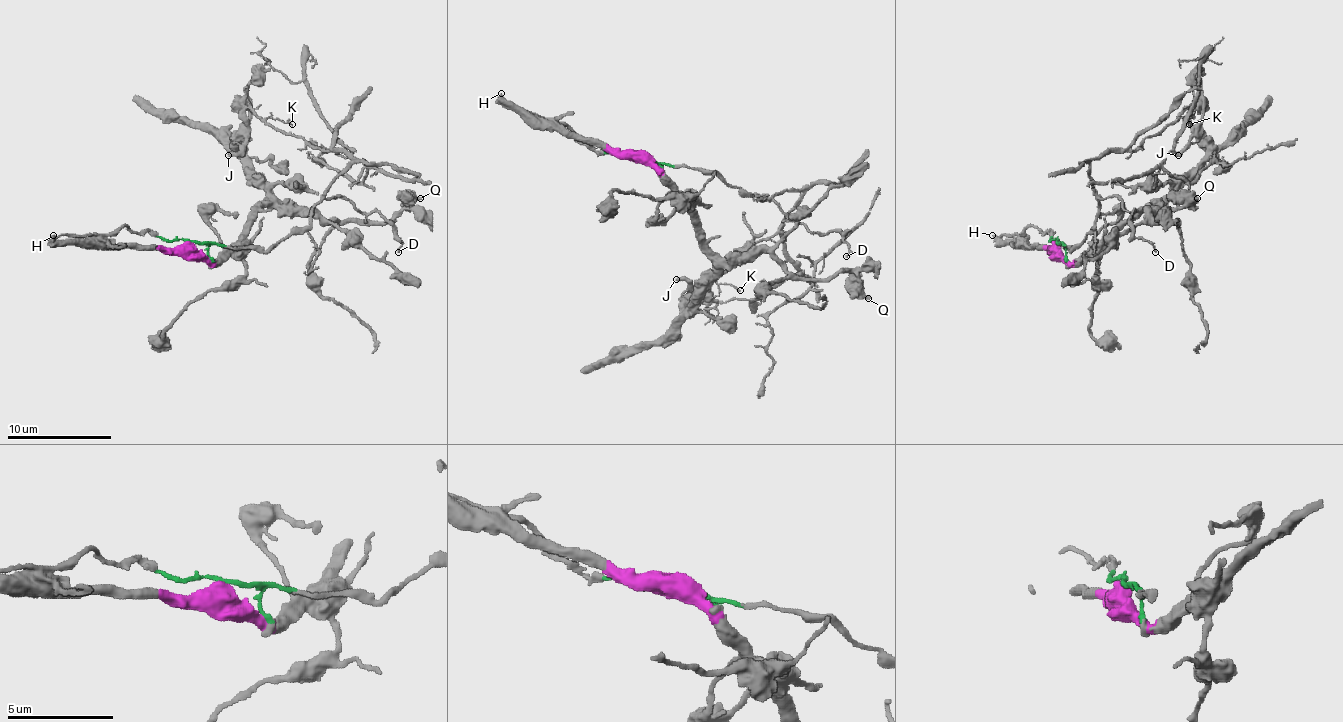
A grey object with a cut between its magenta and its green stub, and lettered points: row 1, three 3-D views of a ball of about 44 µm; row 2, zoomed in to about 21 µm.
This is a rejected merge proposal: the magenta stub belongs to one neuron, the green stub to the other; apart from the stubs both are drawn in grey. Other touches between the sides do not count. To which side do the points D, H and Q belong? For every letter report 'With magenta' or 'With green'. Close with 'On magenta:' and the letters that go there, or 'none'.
D: With green
H: With magenta
Q: With magenta
On magenta: H, Q

